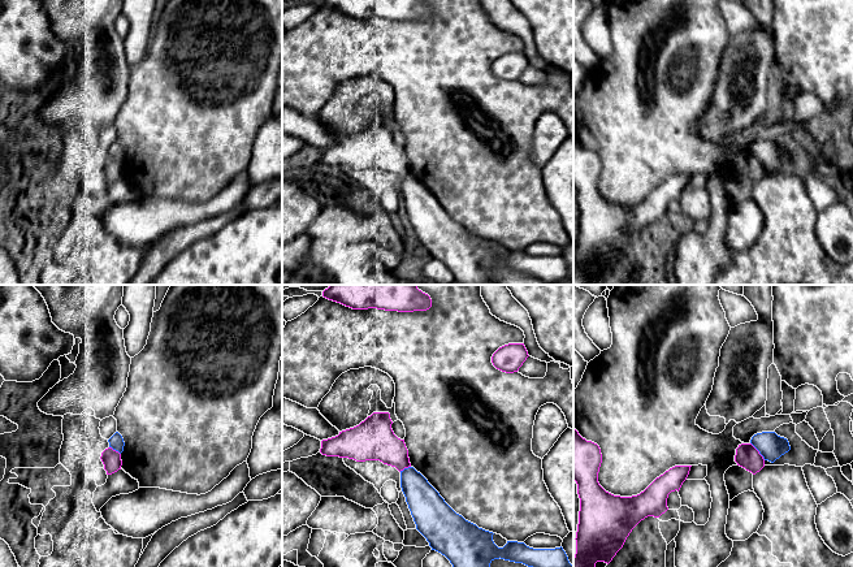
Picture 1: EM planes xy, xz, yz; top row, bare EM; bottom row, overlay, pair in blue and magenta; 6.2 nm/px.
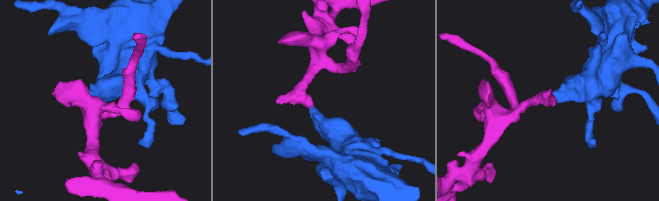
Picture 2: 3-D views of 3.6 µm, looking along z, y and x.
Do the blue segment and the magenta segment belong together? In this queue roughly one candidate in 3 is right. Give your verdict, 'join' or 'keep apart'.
keep apart

